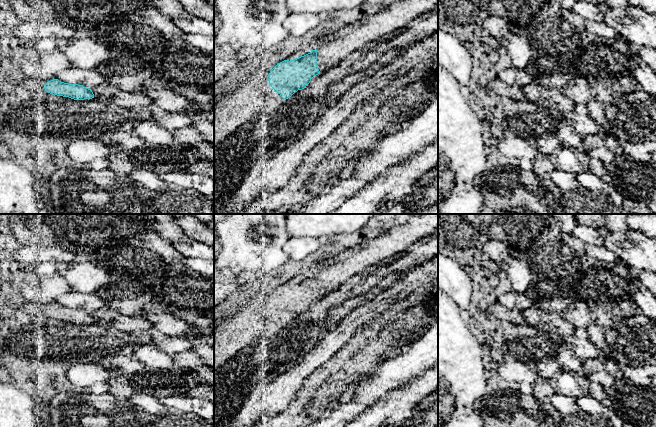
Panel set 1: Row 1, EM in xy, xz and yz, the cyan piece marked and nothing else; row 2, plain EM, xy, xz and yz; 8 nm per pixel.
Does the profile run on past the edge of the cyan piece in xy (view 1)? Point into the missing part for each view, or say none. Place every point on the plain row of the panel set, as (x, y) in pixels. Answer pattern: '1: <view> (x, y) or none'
1: none

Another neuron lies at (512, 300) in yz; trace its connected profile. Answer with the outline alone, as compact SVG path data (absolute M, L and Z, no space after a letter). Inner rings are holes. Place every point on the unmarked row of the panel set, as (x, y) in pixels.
M513 290L499 297L498 300L508 309L516 309L519 312L533 307L533 301L530 298Z

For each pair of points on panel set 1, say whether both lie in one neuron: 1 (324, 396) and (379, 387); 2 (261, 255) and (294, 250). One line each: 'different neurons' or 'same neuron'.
1: different neurons
2: different neurons

